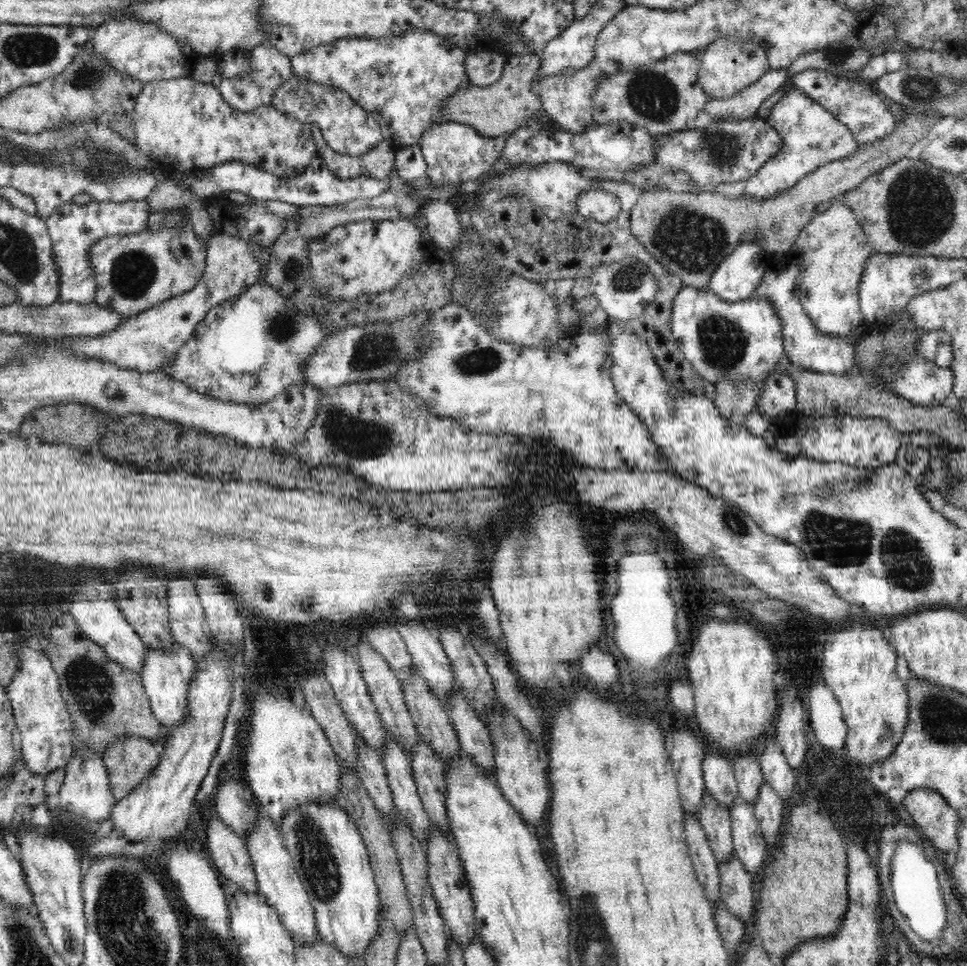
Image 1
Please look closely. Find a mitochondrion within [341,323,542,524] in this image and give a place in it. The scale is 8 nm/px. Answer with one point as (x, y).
(481, 361)

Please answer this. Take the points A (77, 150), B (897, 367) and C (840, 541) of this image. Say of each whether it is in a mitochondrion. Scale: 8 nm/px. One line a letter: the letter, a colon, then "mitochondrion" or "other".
A: mitochondrion
B: mitochondrion
C: mitochondrion

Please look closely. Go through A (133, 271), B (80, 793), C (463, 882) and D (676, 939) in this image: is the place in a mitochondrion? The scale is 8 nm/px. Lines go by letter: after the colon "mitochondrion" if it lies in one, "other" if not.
A: mitochondrion
B: other
C: other
D: other

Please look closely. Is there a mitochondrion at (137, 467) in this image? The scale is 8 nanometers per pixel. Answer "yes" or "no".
no

